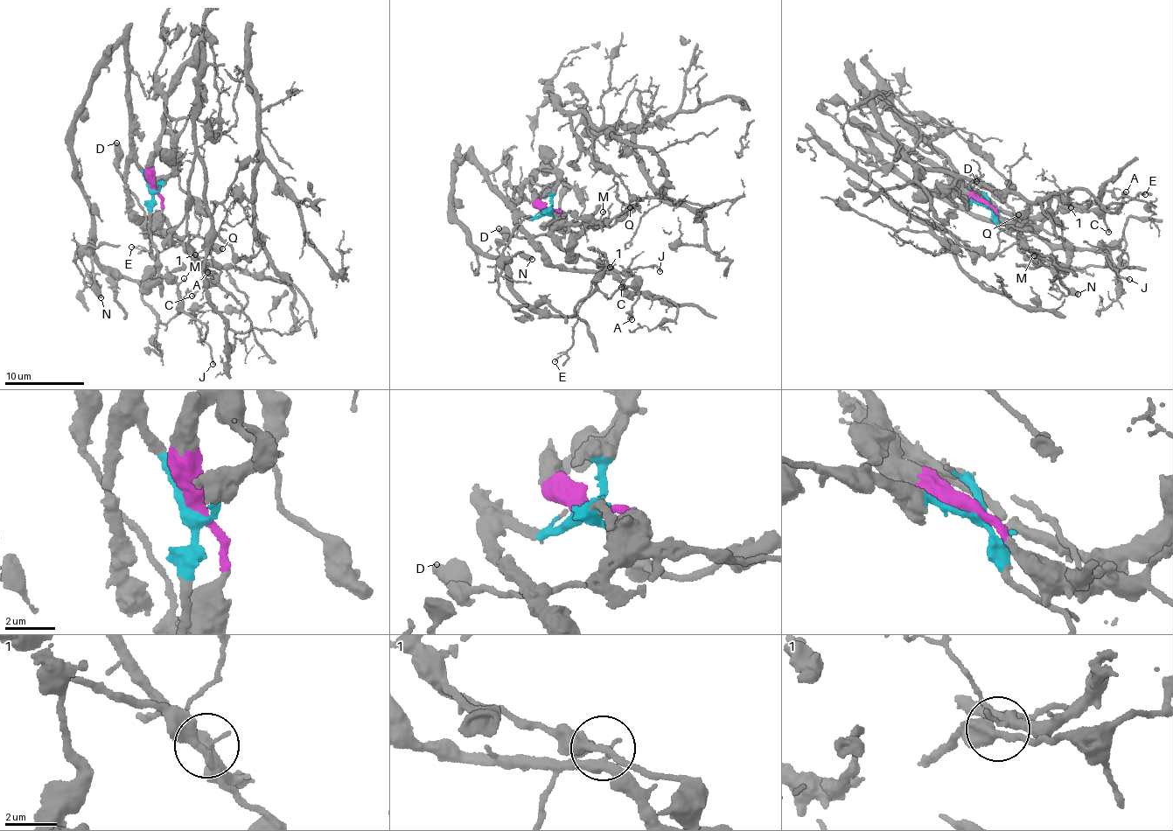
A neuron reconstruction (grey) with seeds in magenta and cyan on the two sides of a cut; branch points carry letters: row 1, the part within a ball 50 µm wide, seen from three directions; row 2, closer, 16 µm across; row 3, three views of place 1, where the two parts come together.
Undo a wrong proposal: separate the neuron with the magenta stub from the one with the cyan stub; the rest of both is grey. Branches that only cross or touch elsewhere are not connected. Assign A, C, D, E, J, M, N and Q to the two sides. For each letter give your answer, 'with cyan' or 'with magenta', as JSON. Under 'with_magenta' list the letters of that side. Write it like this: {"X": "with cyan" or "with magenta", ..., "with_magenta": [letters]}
{"A": "with magenta", "C": "with magenta", "D": "with magenta", "E": "with cyan", "J": "with cyan", "M": "with cyan", "N": "with cyan", "Q": "with magenta", "with_magenta": ["A", "C", "D", "Q"]}

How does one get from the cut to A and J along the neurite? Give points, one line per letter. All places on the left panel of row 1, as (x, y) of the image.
A: (152, 189), (161, 200), (159, 210), (146, 230), (187, 242), (206, 272)
J: (152, 189), (119, 44), (70, 145), (92, 251), (135, 279), (162, 323), (192, 310), (212, 363)

